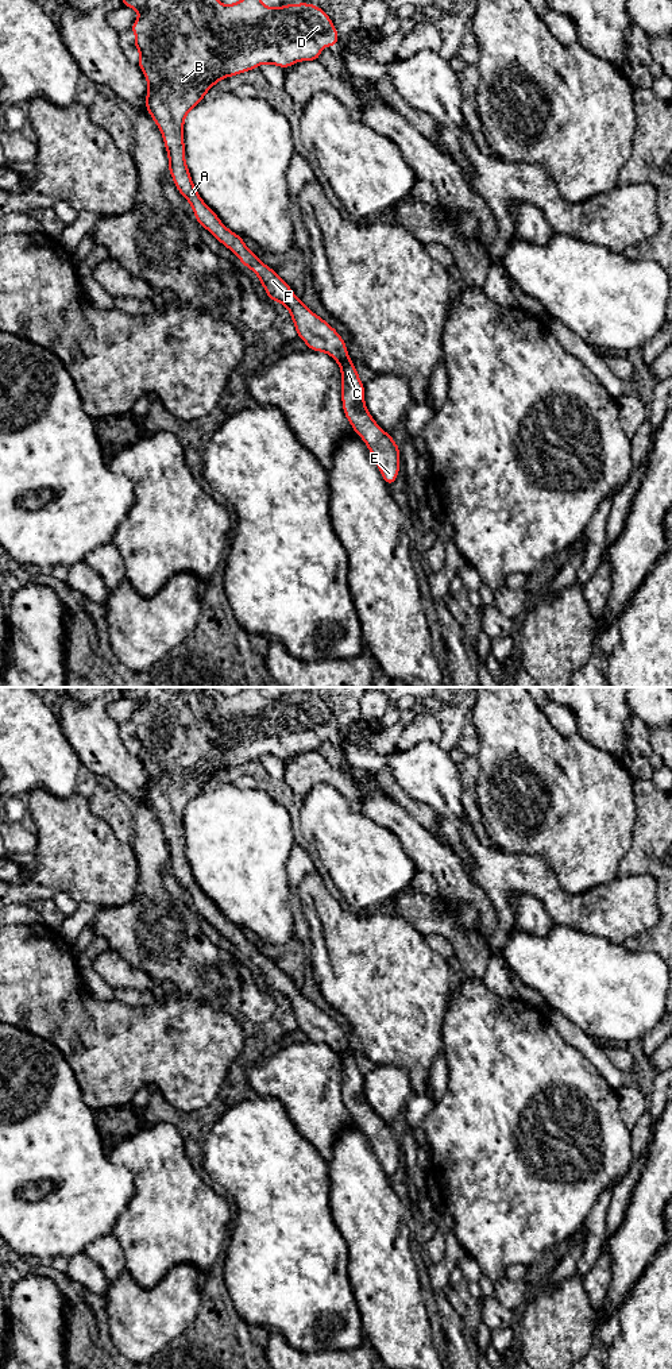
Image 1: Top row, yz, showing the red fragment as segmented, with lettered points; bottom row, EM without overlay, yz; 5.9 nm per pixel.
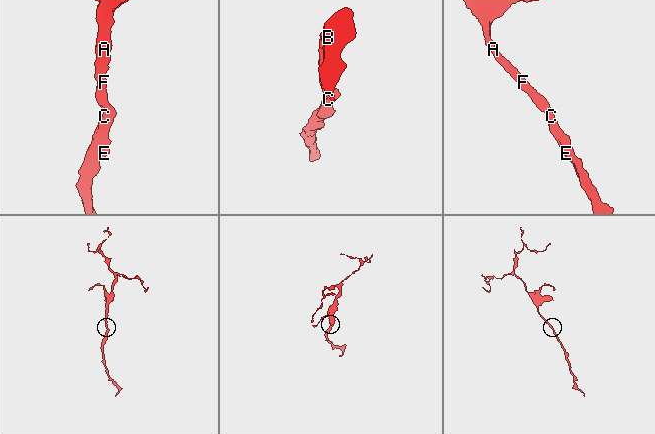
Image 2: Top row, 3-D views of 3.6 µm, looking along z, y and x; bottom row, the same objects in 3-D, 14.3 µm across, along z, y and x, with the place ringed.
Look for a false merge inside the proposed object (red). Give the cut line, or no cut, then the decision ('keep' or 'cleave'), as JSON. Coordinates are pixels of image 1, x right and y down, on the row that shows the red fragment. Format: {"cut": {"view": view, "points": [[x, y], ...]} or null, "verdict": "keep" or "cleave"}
{"cut": null, "verdict": "keep"}

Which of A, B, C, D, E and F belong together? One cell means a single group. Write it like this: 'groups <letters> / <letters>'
groups A B C D E F

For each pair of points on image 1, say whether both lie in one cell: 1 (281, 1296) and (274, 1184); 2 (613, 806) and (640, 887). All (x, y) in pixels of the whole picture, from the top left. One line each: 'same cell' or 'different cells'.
1: same cell
2: different cells

